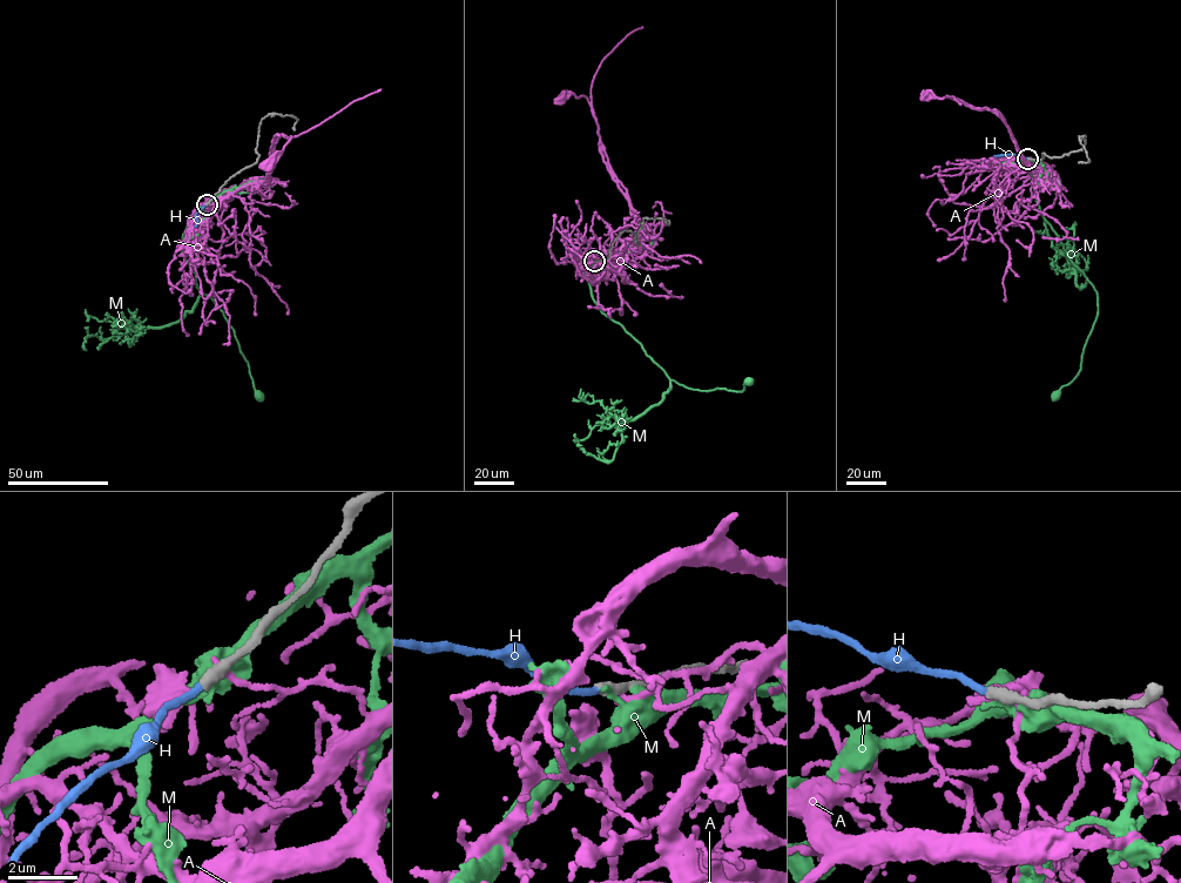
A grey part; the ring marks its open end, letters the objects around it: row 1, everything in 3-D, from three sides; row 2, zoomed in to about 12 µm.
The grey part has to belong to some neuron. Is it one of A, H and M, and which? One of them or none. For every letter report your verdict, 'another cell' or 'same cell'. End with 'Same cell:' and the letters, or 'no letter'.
A: another cell
H: same cell
M: another cell
Same cell: H

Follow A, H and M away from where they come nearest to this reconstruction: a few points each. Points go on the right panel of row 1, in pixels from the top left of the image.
A: (1030, 159), (1031, 168), (1043, 173), (1033, 170), (1001, 118), (989, 109), (925, 96)
H: (1027, 159), (1012, 154), (994, 156)
M: (1027, 159), (1040, 211), (1095, 291), (1098, 302), (1080, 369), (1055, 395)

